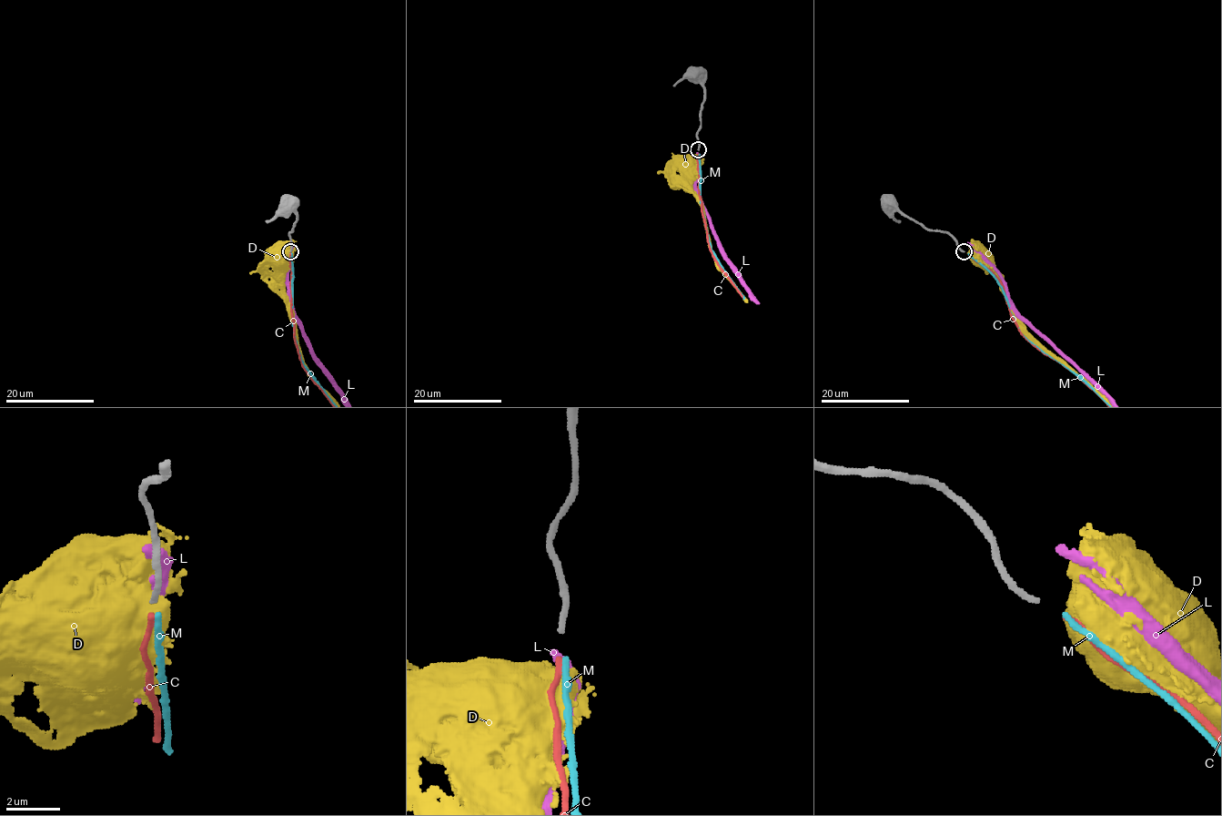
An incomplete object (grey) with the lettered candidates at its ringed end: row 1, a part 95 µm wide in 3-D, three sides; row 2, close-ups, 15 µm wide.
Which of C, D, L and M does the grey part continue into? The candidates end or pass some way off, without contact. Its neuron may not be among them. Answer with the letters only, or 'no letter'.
C

